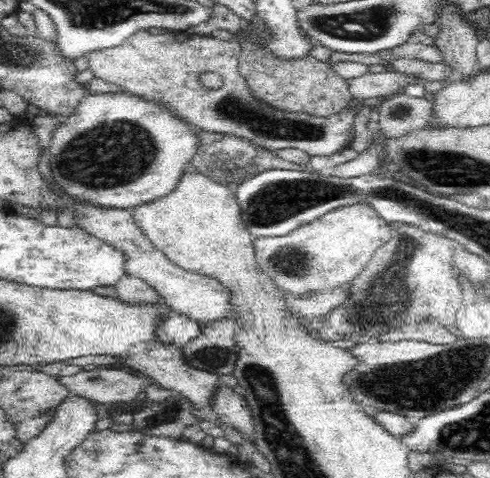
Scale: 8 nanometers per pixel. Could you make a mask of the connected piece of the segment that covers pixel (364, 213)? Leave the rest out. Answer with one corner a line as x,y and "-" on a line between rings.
352,205
339,208
316,218
293,230
290,234
279,237
257,238
253,241
253,249
258,268
272,280
278,289
291,290
298,294
306,294
310,290
322,290
350,283
358,277
368,264
369,258
390,238
389,223
380,219
366,205

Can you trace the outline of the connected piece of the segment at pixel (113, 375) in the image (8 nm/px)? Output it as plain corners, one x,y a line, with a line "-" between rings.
98,366
74,375
52,374
52,379
64,385
69,394
82,394
98,403
131,402
149,381
132,376
118,367

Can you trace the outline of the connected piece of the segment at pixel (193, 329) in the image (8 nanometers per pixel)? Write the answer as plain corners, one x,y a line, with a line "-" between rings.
170,313
169,319
163,324
165,327
159,330
159,335
165,342
185,346
202,334
202,323
185,314

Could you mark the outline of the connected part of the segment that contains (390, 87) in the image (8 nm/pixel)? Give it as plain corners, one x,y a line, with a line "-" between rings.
389,67
380,74
367,73
350,81
351,94
358,101
367,97
385,99
395,93
402,92
405,86
428,82
422,73
404,73

